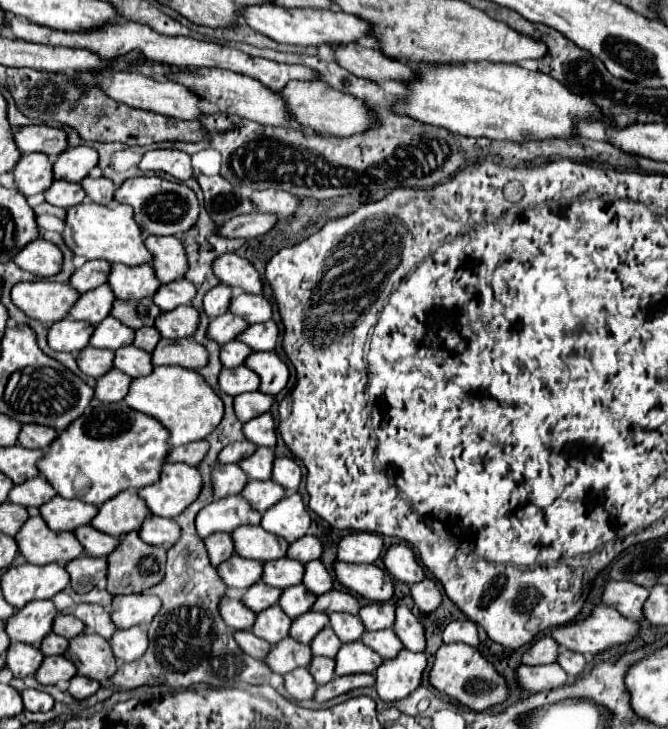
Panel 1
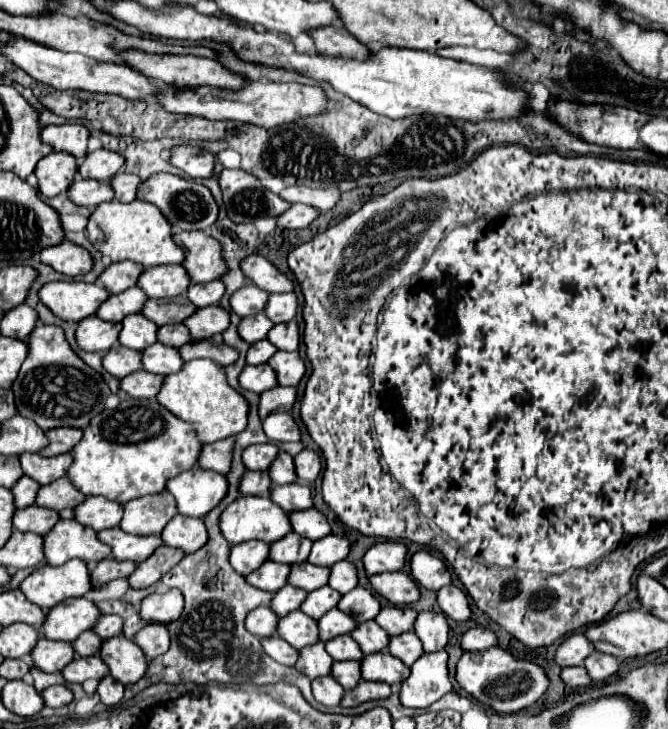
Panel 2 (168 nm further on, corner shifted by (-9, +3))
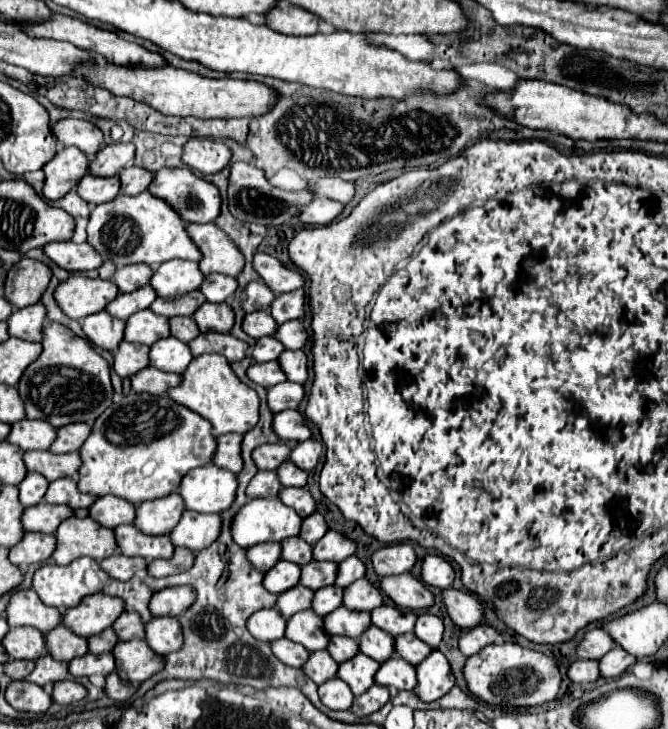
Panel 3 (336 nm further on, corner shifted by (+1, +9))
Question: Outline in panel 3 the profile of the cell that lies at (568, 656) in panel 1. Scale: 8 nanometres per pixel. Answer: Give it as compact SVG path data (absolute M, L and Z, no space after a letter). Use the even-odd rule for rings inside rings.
M614 647L610 653L606 653L606 657L600 659L600 669L606 679L614 679L620 677L634 663L636 663L634 655L626 653L622 647Z

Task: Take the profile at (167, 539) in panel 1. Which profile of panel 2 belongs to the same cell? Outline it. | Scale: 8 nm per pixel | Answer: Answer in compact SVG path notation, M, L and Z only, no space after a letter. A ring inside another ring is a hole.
M176 515L164 527L162 541L168 547L178 547L184 553L192 553L208 541L208 533L202 519L188 519L184 515Z

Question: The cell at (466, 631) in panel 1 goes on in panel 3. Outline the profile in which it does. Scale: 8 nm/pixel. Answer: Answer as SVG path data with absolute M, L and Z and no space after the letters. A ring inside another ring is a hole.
M478 625L478 627L466 631L460 637L460 651L466 657L472 657L472 655L480 653L486 645L496 643L498 637L500 637L500 633L494 627L490 627L490 625Z

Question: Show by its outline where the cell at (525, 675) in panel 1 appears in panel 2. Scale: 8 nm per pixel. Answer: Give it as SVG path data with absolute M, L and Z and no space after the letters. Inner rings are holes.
M564 667L562 673L560 673L560 679L568 687L586 687L586 685L592 683L584 667Z

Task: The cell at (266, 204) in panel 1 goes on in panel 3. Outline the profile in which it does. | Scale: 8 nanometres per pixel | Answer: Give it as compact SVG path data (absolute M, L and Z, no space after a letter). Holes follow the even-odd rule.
M338 177L320 179L320 181L312 183L310 189L314 189L316 195L324 195L324 197L328 197L328 199L342 201L342 203L348 203L348 201L354 197L354 183L352 183L352 181L338 179Z

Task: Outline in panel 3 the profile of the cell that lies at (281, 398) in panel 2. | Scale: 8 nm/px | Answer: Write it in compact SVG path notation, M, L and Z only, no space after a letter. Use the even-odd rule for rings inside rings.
M284 381L282 385L274 385L268 389L268 405L274 413L286 409L298 409L298 405L306 399L306 391L302 385Z

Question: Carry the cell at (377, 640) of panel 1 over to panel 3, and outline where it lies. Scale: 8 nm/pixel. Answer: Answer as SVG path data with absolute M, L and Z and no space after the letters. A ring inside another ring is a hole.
M406 633L402 637L396 637L396 653L412 665L422 663L432 651L434 649L430 645L426 645L424 641L420 641L414 633Z

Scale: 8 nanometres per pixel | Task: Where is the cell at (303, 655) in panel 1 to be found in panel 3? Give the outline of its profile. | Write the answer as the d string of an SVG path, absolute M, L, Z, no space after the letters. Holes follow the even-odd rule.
M314 651L310 653L310 661L306 661L302 669L314 683L322 685L322 681L330 681L336 677L338 663L330 657L328 651Z

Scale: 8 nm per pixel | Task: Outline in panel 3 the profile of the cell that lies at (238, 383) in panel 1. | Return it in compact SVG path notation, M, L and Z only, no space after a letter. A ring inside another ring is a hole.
M270 361L270 363L254 363L248 369L248 377L262 385L262 387L274 387L282 381L286 381L286 373L282 371L282 367L278 365L278 361Z

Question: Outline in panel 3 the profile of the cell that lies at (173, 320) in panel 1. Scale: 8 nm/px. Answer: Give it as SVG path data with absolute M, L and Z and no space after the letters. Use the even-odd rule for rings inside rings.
M206 303L202 305L202 309L198 309L198 313L194 313L194 319L198 321L202 333L230 333L230 329L234 327L234 311L228 303Z

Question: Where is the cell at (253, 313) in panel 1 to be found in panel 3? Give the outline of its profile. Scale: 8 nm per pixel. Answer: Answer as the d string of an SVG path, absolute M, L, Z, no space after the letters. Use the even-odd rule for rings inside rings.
M298 289L292 293L284 293L274 299L270 305L272 317L278 321L278 325L292 321L292 319L302 319L304 317L304 303L306 303L306 291Z

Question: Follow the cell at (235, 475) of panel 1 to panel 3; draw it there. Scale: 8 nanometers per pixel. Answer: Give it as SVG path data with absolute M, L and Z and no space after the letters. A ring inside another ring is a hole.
M258 471L256 477L248 485L248 497L260 499L260 497L278 497L282 491L282 483L274 471Z

